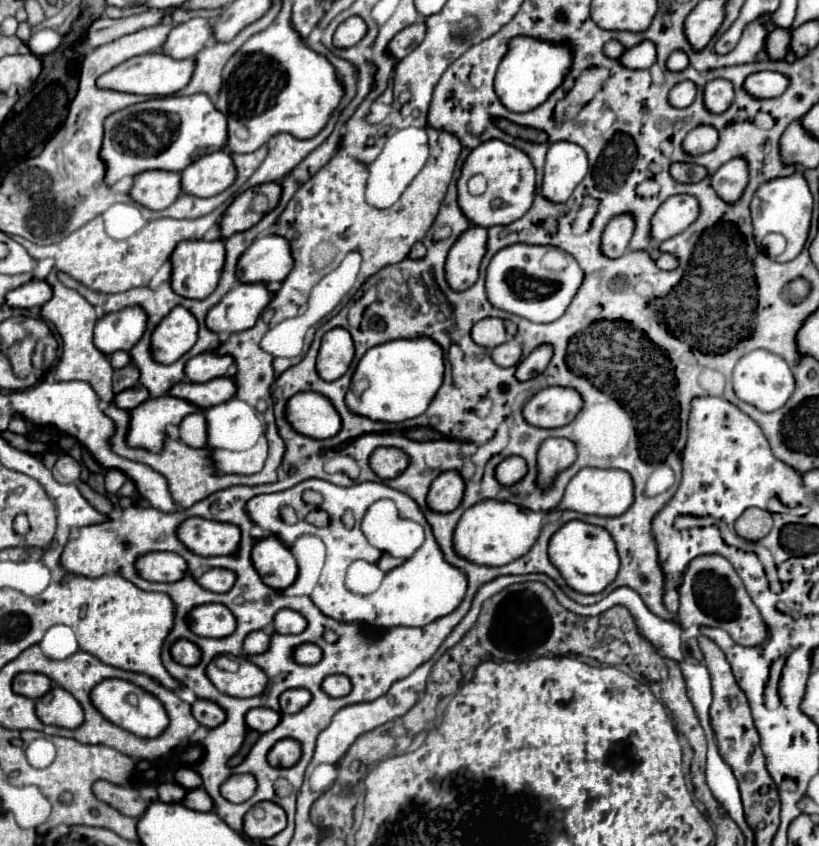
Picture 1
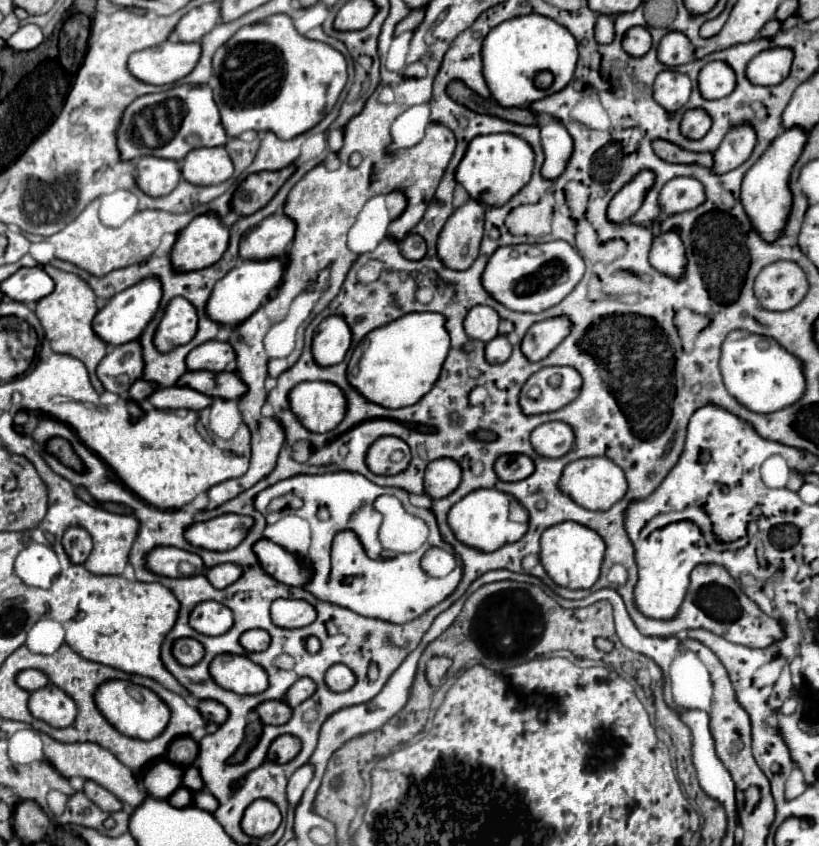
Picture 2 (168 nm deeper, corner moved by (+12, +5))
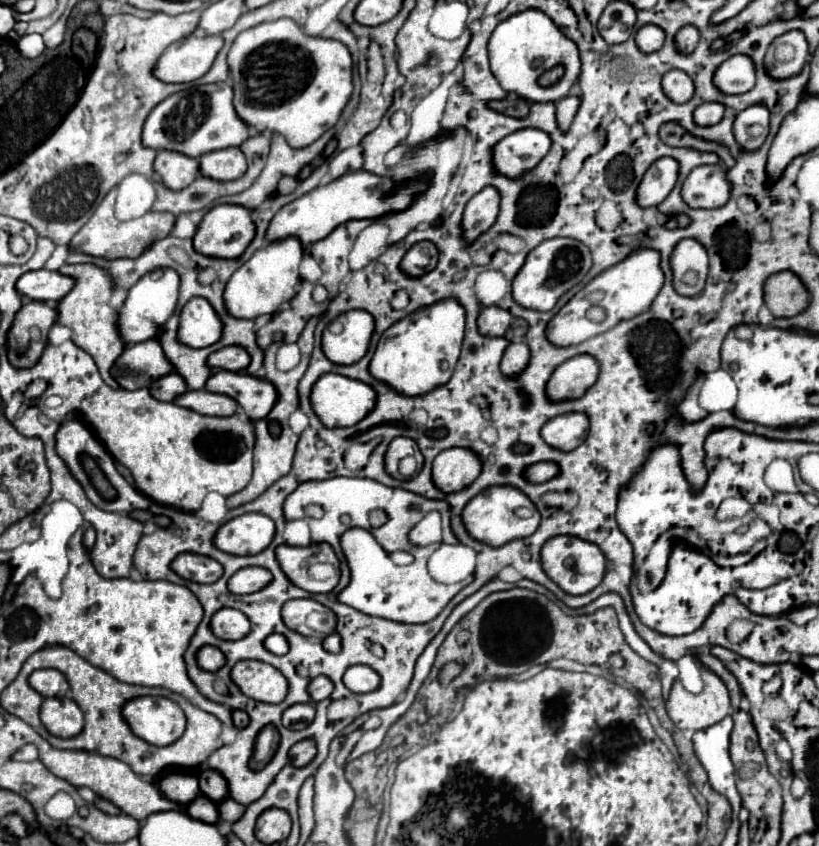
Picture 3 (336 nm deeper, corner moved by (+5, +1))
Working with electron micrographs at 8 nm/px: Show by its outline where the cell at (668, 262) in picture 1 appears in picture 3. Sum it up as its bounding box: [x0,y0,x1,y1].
[671,239,709,297]

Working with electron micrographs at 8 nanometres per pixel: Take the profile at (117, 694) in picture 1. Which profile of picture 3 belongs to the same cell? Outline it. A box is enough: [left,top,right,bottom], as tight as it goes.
[123,697,185,747]

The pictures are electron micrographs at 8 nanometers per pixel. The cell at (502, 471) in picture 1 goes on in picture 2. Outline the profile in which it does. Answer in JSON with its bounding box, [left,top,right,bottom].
[494,455,534,481]

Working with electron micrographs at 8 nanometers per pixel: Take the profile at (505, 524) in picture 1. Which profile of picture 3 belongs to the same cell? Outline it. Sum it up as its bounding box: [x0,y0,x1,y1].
[463,485,541,547]

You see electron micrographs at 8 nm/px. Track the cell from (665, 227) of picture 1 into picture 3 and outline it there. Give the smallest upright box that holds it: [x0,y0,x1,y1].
[681,163,731,209]

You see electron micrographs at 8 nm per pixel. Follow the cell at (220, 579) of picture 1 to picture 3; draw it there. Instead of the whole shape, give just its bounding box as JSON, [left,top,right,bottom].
[229,567,273,595]

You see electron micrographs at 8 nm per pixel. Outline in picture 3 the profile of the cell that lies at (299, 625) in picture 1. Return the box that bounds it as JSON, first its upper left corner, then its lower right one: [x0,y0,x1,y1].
[283,599,329,637]

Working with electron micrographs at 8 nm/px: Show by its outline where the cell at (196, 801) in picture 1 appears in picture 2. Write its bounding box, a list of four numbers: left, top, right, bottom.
[192,789,218,811]

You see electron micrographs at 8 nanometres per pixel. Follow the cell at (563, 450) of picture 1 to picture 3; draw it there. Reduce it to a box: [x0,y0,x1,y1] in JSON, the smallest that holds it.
[541,413,589,451]

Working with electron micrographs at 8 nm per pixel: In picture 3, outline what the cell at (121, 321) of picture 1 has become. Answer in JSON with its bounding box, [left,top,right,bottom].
[119,267,179,343]

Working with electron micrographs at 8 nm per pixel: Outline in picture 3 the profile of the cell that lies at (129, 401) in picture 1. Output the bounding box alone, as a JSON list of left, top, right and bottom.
[151,371,187,401]

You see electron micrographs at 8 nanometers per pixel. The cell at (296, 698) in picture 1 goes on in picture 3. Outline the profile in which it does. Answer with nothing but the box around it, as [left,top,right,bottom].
[309,675,333,701]

